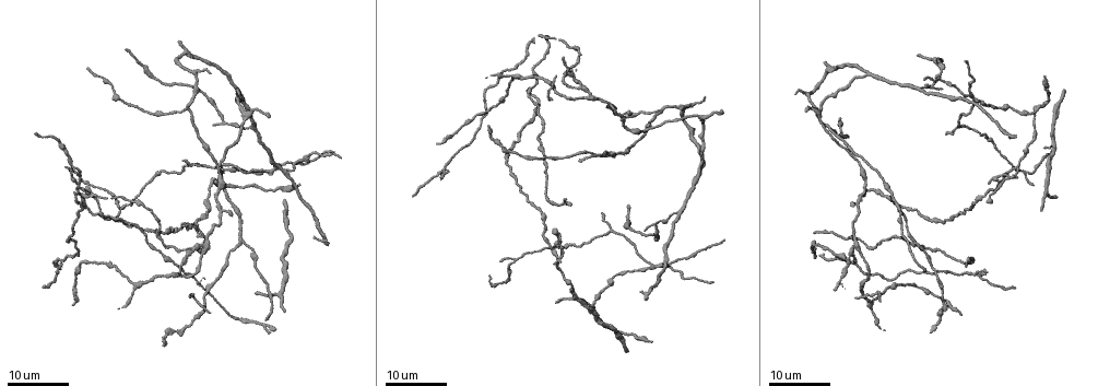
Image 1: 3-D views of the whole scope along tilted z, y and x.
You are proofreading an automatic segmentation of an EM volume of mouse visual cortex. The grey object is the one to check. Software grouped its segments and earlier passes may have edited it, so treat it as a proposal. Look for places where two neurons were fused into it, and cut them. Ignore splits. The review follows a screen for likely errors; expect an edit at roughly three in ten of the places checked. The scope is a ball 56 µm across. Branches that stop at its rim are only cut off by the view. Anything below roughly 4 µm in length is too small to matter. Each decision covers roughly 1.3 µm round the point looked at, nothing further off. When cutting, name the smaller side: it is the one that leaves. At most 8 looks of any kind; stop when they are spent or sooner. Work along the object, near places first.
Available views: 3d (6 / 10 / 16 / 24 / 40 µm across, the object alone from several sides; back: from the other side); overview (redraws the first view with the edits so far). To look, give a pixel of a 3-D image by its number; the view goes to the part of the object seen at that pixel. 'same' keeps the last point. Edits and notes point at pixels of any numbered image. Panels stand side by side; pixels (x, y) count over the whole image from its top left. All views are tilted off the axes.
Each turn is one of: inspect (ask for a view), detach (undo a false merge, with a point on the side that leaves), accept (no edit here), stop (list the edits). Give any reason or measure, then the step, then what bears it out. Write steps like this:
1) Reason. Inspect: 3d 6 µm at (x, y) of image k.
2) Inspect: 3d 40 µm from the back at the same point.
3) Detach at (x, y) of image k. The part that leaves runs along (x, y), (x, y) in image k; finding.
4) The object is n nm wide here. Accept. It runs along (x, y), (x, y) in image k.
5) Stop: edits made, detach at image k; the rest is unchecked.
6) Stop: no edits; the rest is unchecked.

A fork. Inspect: 3d 16 µm at (868, 73) of image 1.

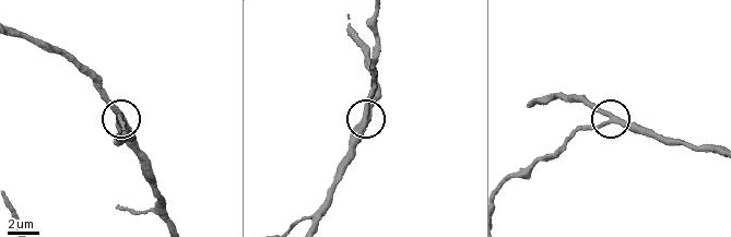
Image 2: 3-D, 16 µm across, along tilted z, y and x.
Closer look. Inspect: 3d 10 µm at (613, 115) of image 2.

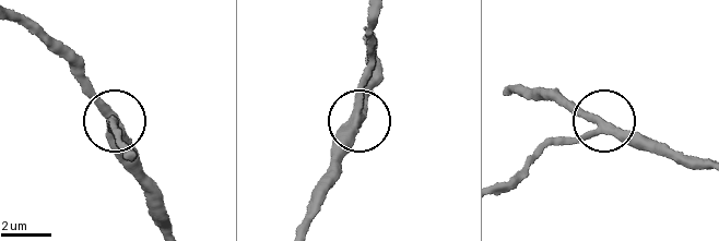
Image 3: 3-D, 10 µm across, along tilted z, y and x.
The object is 330 nm wide here. Accept. It runs along (547, 146), (609, 122), (660, 157) in image 3; continuous, no second neuron.

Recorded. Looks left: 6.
Three-way junction. Inspect: 3d 16 µm at (675, 212) of image 1.

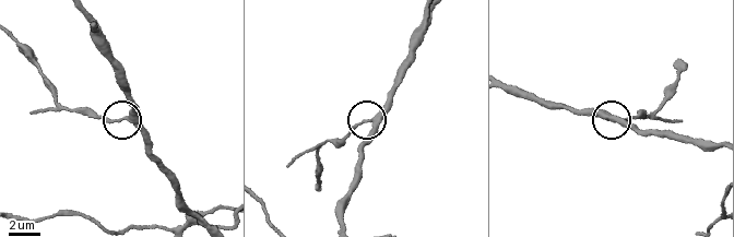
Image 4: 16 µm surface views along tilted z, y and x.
Inspect: 3d 10 µm at (126, 117) of image 4.

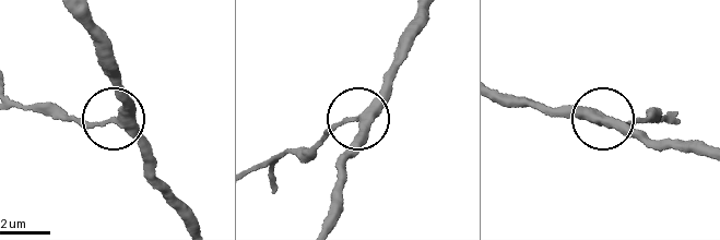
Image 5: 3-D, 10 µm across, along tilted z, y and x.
The object is 310 nm wide here. Accept. All the same neuron.

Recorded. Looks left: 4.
Three arms meet. Inspect: 3d 16 µm at (829, 125) of image 1.

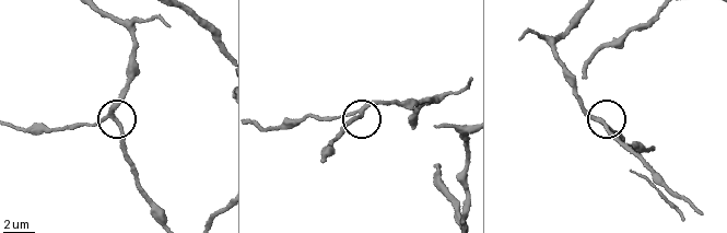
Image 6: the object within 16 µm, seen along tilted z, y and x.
Inspect: 3d 10 µm at (113, 120) of image 6.

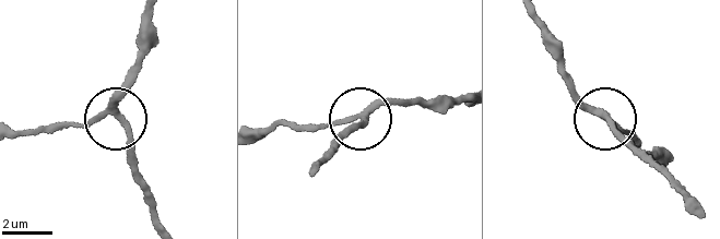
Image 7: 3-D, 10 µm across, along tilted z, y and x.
The side arm is 22 µm long. Accept. It runs along (150, 15), (145, 44), (113, 114), (62, 129) in image 7; continuous, no second neuron.

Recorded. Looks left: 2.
Three-way junction. Inspect: 3d 16 µm at (200, 232) of image 1.

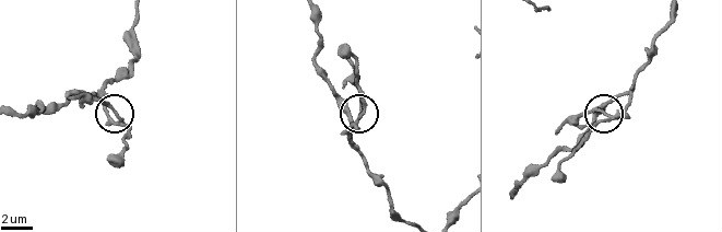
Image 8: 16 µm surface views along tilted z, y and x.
Inspect: 3d 10 µm at (608, 114) of image 8.

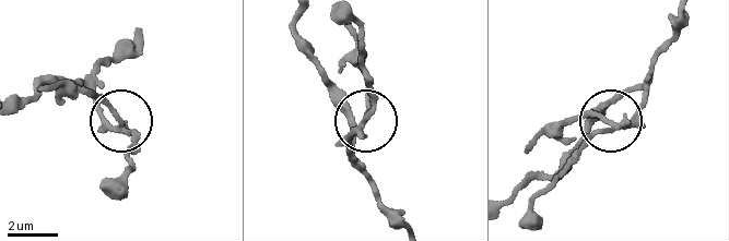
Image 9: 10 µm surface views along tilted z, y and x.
Detach at (586, 112) of image 9. The part that leaves runs along (606, 123), (589, 118), (539, 132), (527, 152) in image 9; a second neuron is stuck on.

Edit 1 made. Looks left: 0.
Stop: edits made, detach at image 9; the rest is unchecked.

